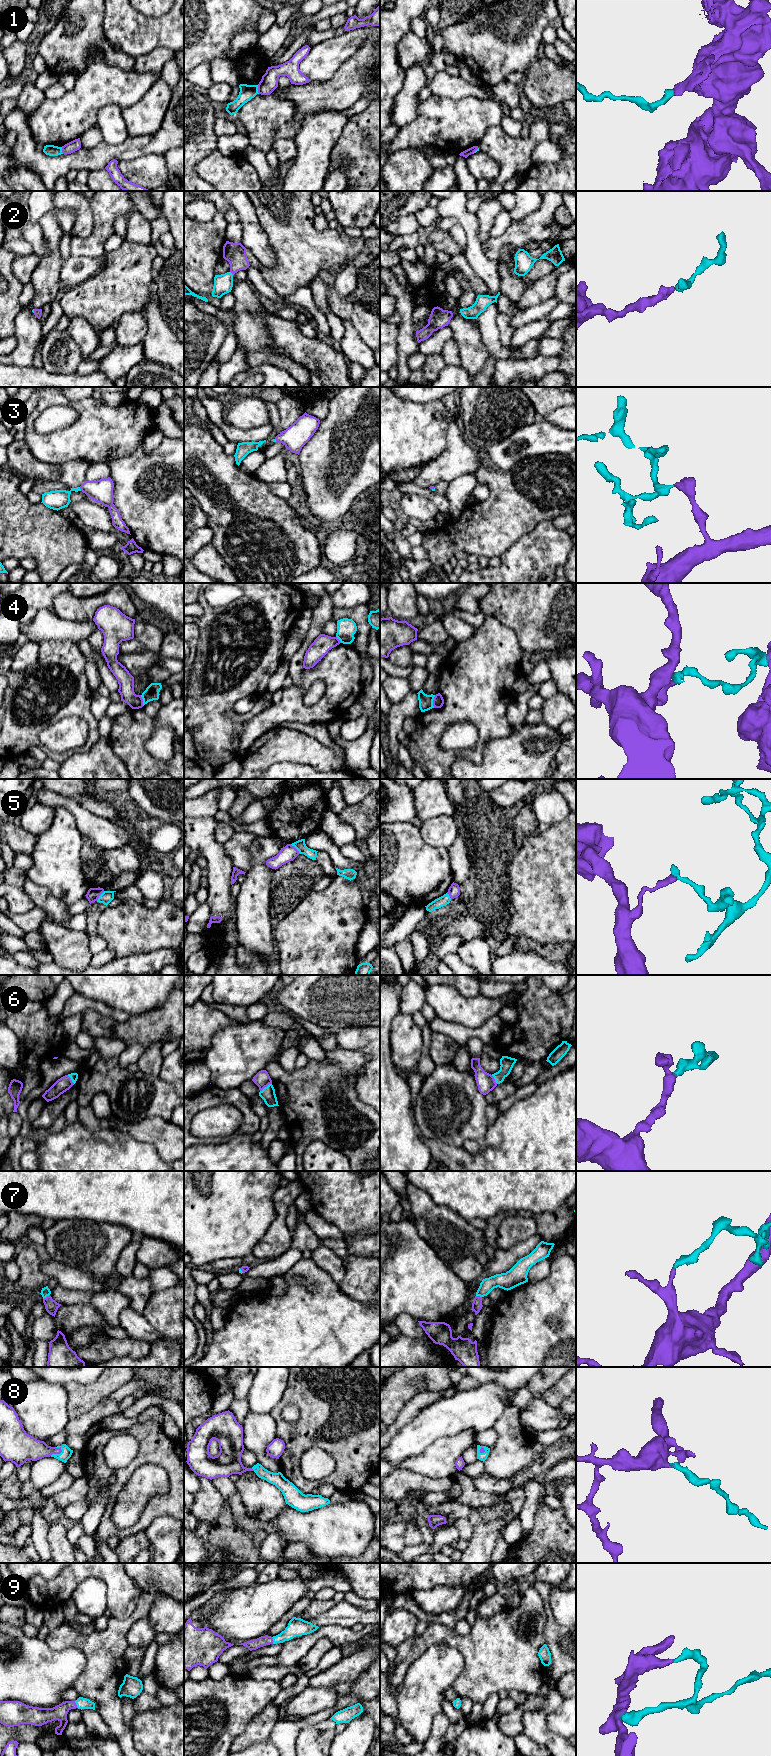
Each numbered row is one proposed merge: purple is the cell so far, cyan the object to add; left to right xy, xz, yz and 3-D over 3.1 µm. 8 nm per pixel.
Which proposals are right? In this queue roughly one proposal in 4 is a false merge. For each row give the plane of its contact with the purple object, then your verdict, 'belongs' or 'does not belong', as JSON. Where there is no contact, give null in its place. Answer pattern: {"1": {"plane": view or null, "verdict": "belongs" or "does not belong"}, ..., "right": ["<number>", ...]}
{"1": {"plane": "xz", "verdict": "does not belong"}, "2": {"plane": "xz", "verdict": "belongs"}, "3": {"plane": "xy", "verdict": "belongs"}, "4": {"plane": "yz", "verdict": "does not belong"}, "5": {"plane": "xz", "verdict": "does not belong"}, "6": {"plane": "xz", "verdict": "belongs"}, "7": {"plane": "xy", "verdict": "belongs"}, "8": {"plane": "xy", "verdict": "belongs"}, "9": {"plane": "xy", "verdict": "belongs"}, "right": ["2", "3", "6", "7", "8", "9"]}

